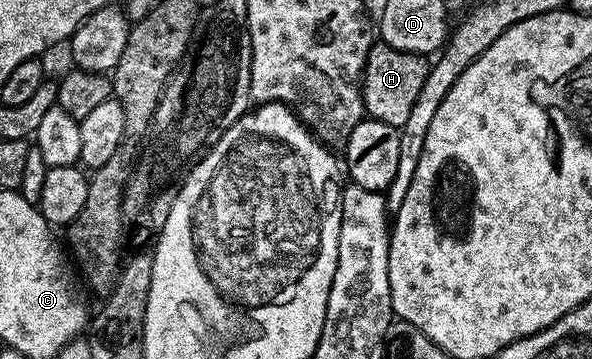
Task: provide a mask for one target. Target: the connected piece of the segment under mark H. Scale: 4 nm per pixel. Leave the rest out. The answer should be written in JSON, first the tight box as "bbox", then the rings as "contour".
{"bbox":[360,43,431,129],"contour":[[[381,43],[371,44],[360,82],[365,116],[388,123],[393,129],[401,129],[404,123],[408,123],[408,114],[416,104],[420,87],[424,87],[424,79],[428,79],[430,66],[431,62],[421,53],[405,53]]]}

